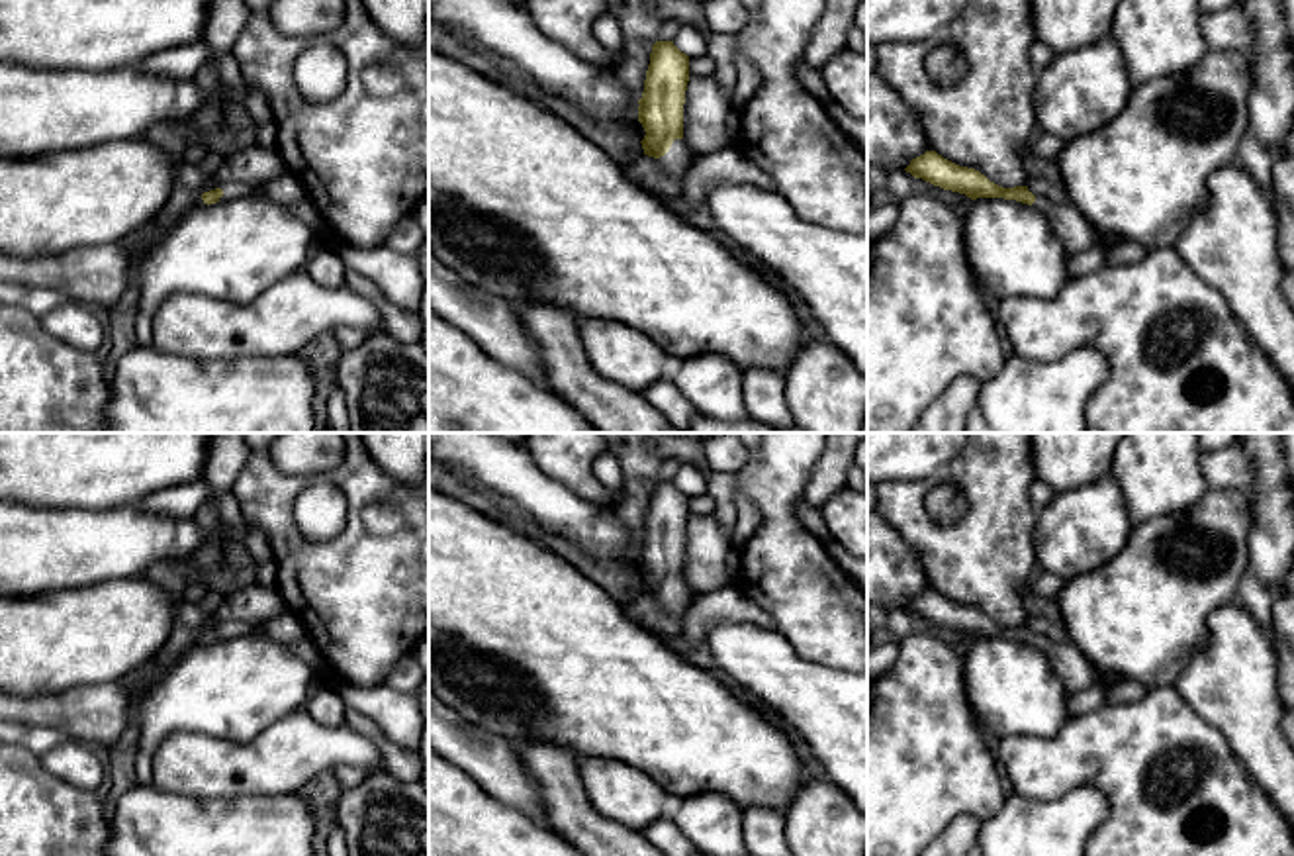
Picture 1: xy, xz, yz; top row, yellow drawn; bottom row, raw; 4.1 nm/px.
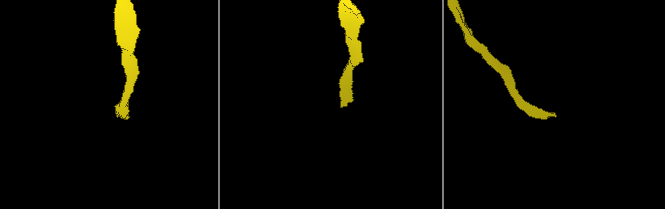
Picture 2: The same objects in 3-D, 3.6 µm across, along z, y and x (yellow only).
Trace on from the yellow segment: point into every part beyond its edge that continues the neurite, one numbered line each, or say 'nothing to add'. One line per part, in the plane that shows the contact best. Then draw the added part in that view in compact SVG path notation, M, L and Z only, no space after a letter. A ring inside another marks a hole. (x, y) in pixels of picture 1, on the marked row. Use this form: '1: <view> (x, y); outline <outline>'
1: xz (678, 159); outline M673 139L670 151L656 161L666 176L677 178L685 176L687 168L693 163L693 153L683 139Z

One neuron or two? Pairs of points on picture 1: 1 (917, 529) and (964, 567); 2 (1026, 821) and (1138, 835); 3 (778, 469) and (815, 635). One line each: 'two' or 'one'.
1: one
2: two
3: one

